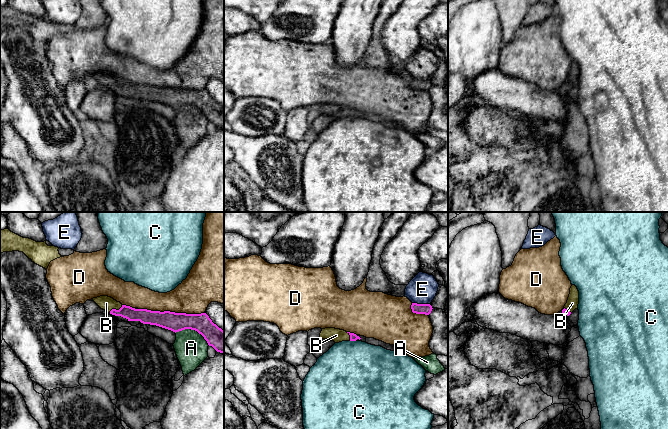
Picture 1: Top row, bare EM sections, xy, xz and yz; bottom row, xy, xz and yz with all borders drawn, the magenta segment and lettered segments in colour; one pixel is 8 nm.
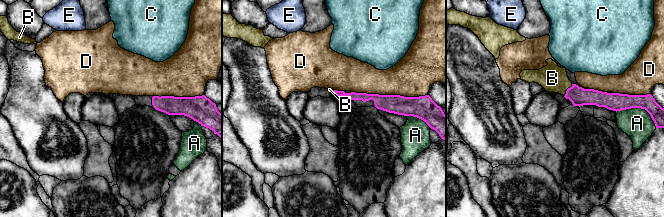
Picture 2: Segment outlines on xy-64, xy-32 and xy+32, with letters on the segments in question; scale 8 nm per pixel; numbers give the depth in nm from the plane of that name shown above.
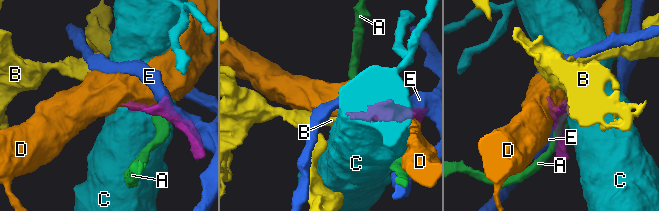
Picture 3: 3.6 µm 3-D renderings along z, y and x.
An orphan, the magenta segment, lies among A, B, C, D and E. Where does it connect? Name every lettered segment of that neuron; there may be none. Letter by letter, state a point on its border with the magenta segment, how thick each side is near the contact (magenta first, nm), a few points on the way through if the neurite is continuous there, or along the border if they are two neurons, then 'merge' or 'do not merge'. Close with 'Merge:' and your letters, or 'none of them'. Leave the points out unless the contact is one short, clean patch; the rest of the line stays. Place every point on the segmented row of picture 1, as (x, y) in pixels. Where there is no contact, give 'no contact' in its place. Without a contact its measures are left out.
A: contact xy (193, 329); calibres 170 and 260 nm; border xy (175, 332), (194, 329), (209, 345); do not merge
B: contact xy (115, 309); calibres 120 and 120 nm; way xy (145, 316), (134, 315), (115, 309), (106, 303); merge
C: contact xz (353, 340); calibres 60 and 500 nm; border xz (350, 340), (355, 341); do not merge
D: contact xy (171, 312); calibres 150 and 280 nm; do not merge
E: contact xz (421, 304); calibres 90 and 240 nm; do not merge
Merge: B

